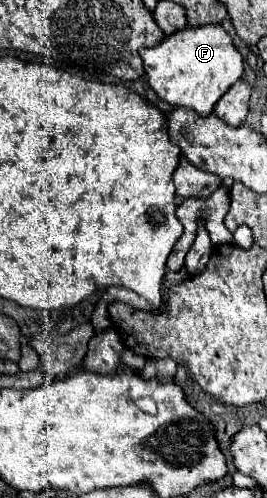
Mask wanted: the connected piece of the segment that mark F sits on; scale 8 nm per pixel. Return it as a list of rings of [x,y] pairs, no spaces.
[[[221,25],[185,27],[165,37],[157,47],[141,49],[139,55],[145,65],[147,81],[159,99],[175,107],[195,109],[199,115],[211,115],[217,101],[245,75],[243,57]]]

